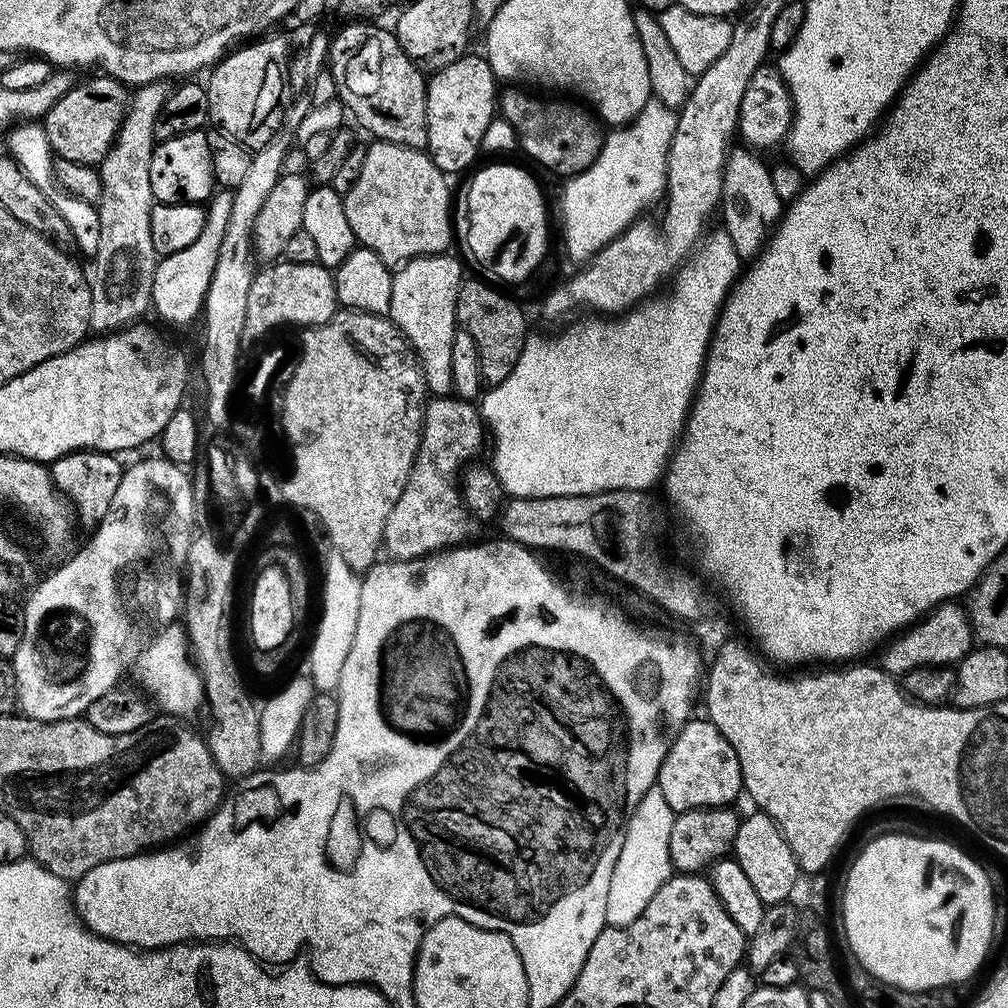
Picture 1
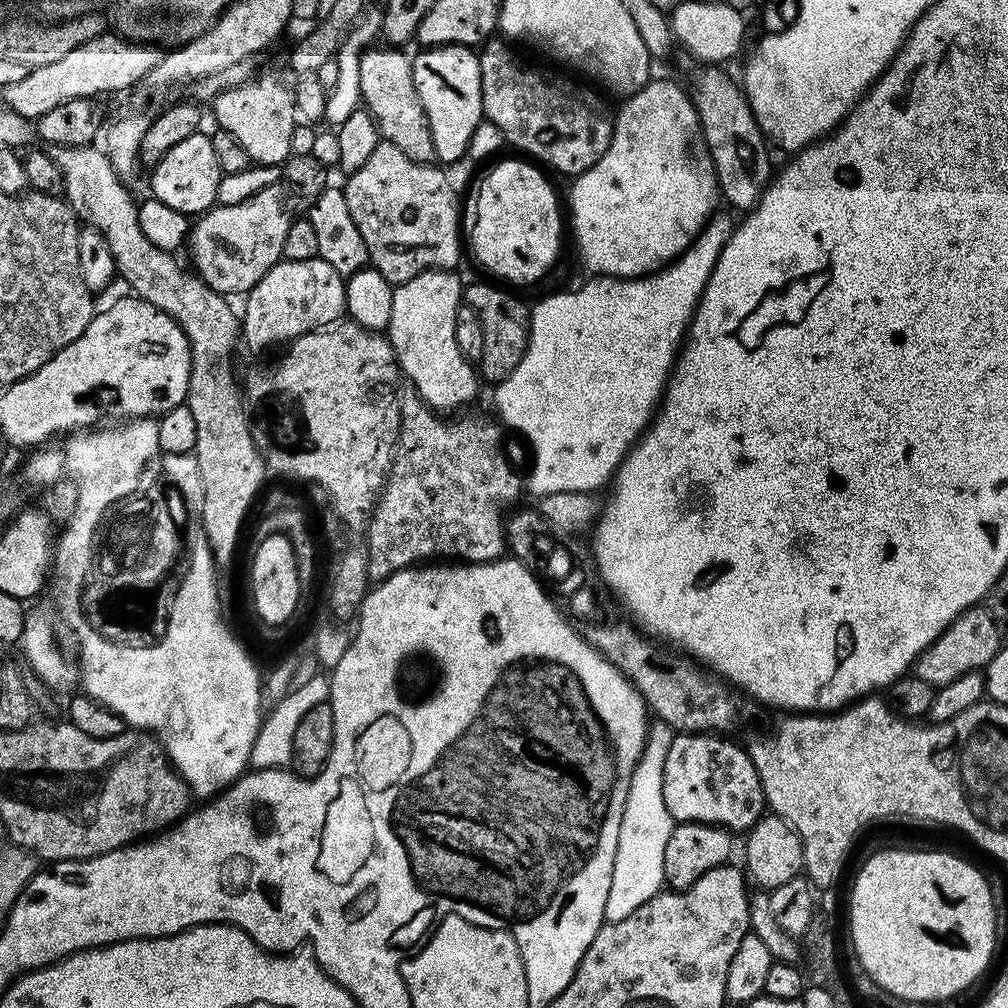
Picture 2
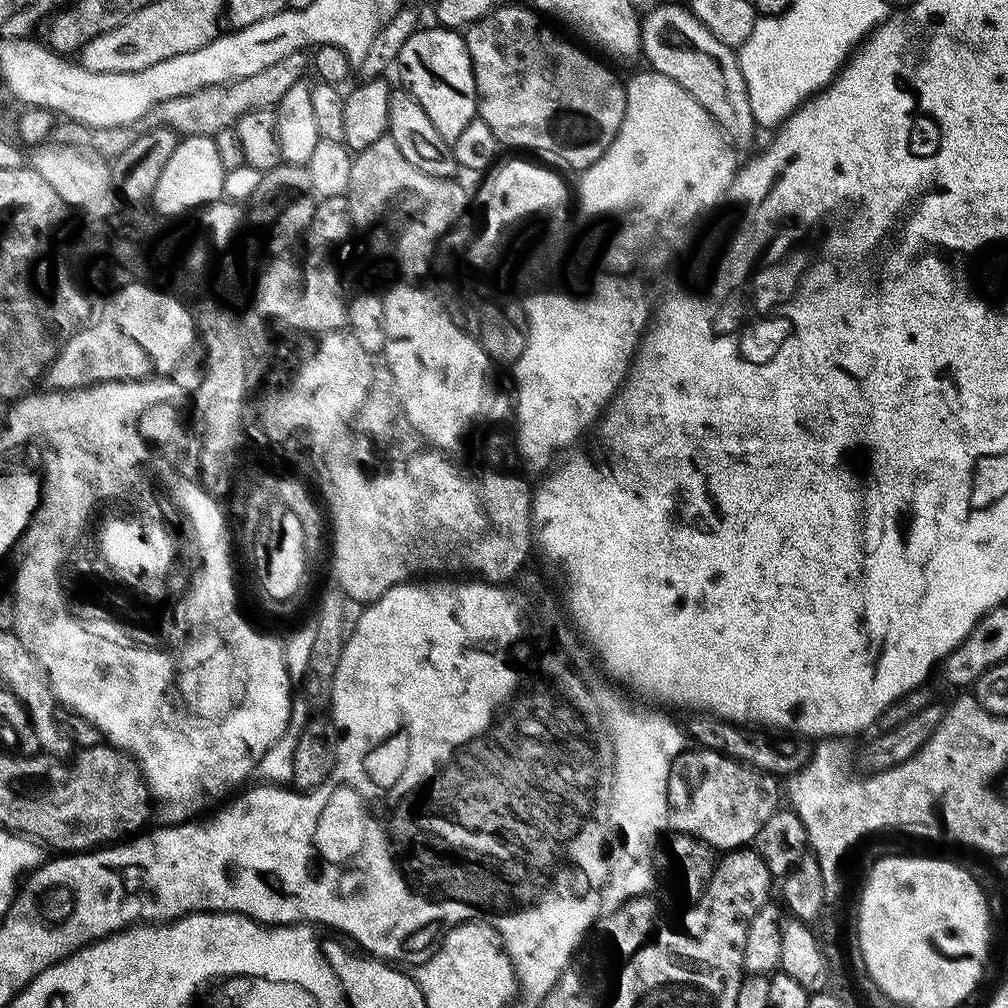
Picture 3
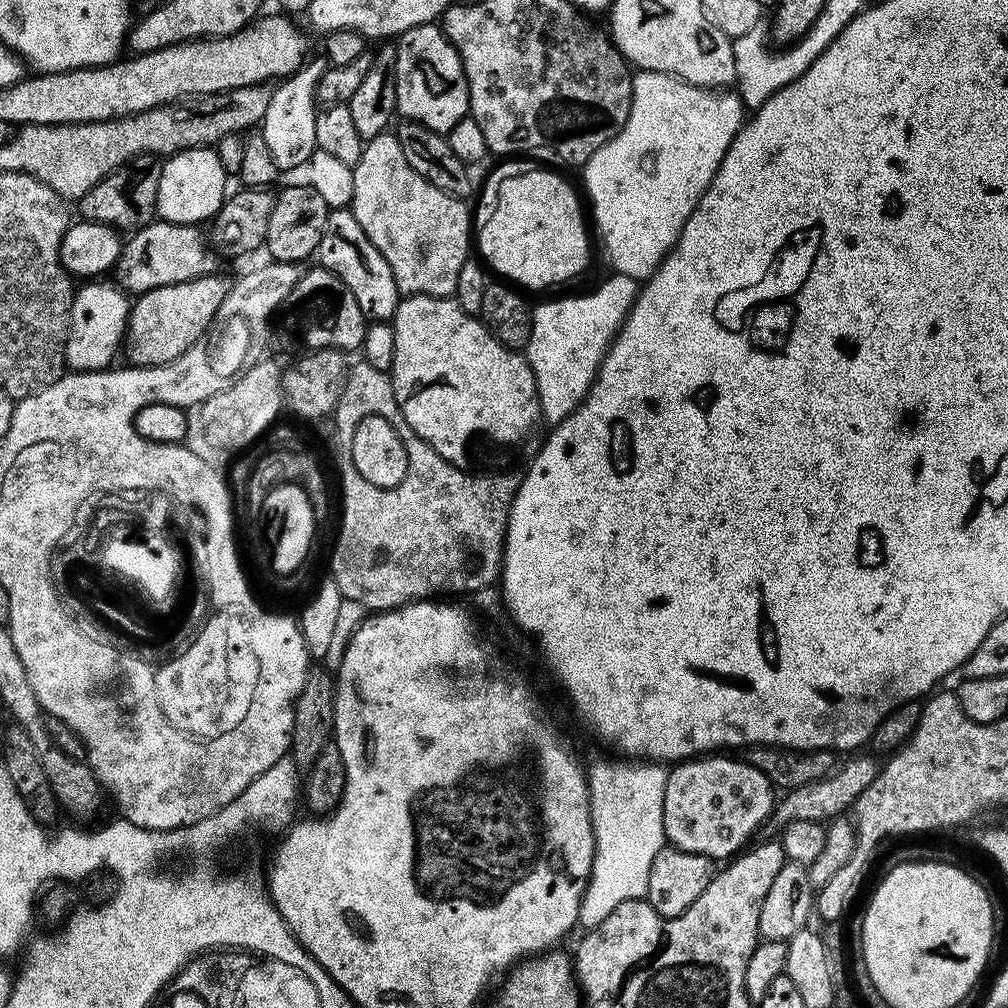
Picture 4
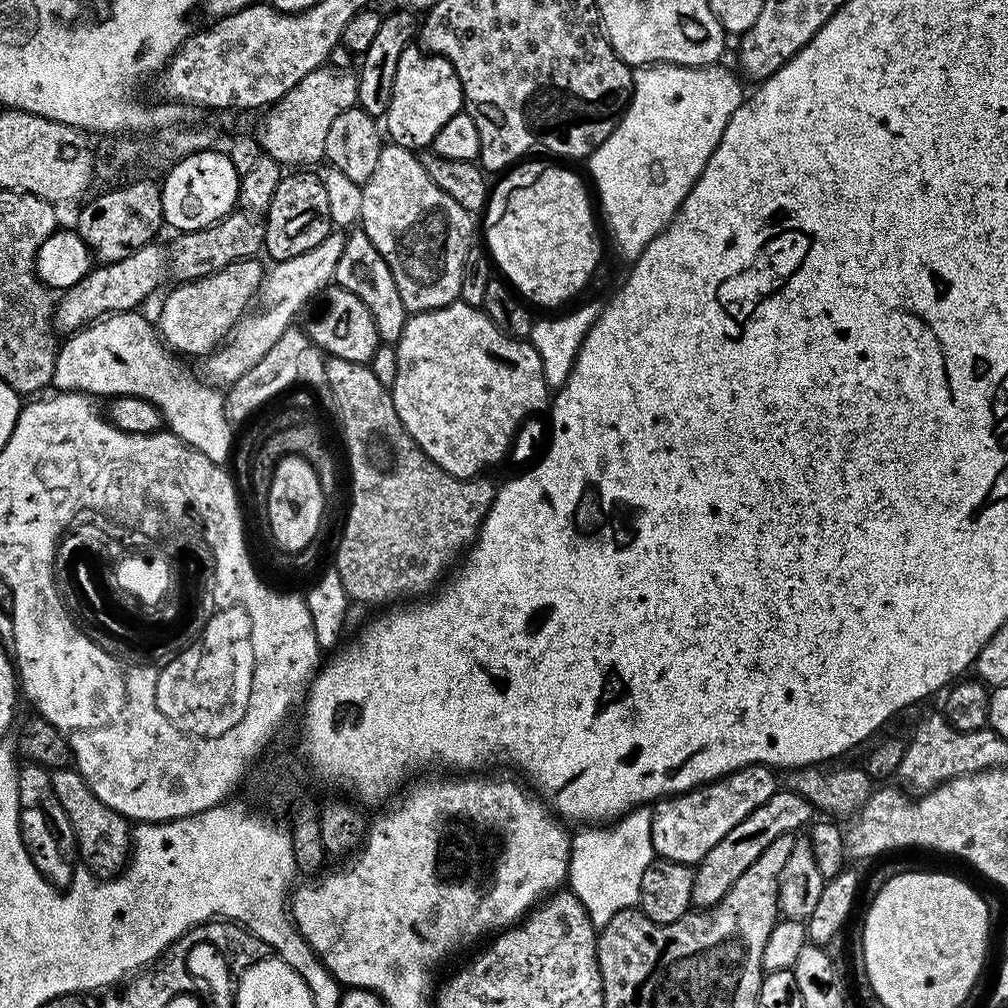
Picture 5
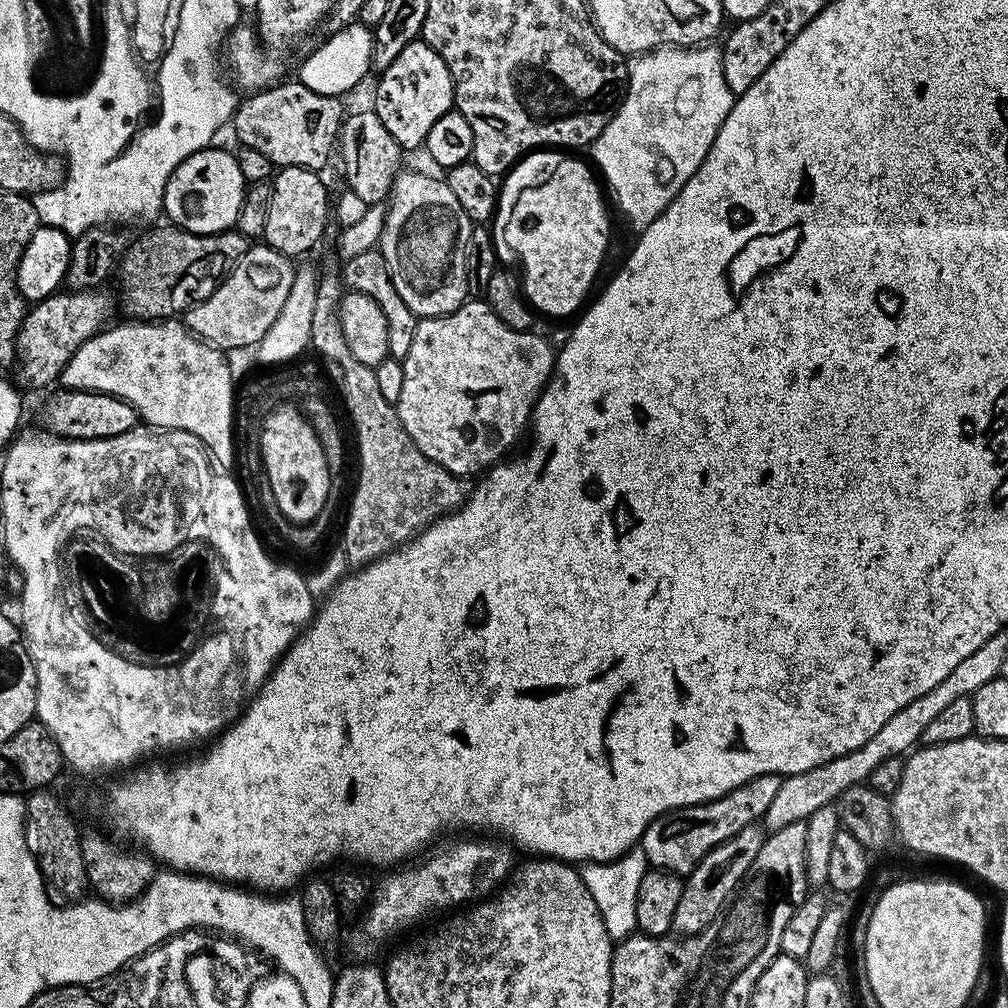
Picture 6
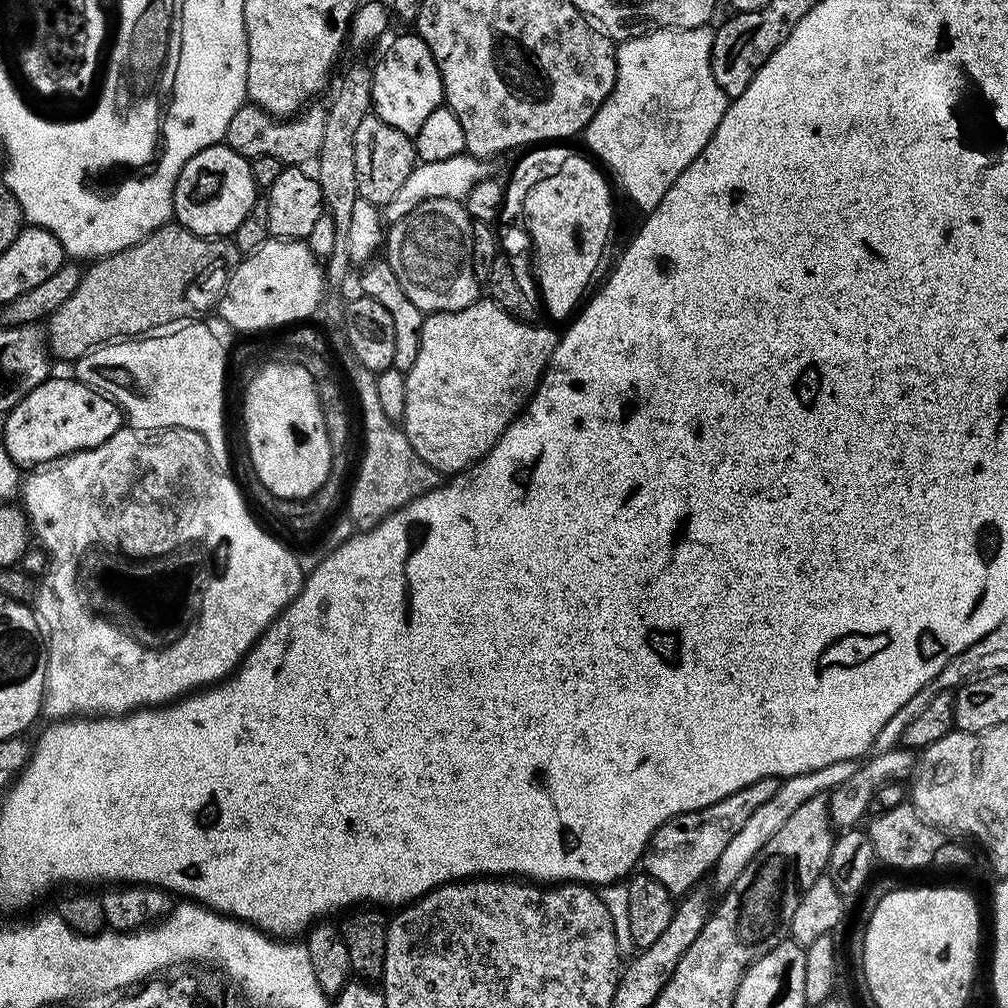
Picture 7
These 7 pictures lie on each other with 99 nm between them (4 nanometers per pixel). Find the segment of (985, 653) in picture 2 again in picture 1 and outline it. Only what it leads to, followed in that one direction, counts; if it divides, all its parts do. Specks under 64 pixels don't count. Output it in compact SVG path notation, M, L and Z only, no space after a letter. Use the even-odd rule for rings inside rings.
M948 601L921 617L904 632L893 637L882 649L879 667L893 678L902 678L910 670L919 666L951 667L964 659L974 646L972 628L969 626L965 609L957 603Z

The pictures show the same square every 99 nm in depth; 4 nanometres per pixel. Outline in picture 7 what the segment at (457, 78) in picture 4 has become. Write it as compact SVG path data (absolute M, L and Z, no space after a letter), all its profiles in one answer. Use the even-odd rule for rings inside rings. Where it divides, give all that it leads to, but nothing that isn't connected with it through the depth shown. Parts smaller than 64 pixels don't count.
M415 34L398 37L372 68L371 111L386 126L394 126L394 130L402 130L402 134L415 138L418 130L422 130L422 122L443 104L442 78L430 46Z

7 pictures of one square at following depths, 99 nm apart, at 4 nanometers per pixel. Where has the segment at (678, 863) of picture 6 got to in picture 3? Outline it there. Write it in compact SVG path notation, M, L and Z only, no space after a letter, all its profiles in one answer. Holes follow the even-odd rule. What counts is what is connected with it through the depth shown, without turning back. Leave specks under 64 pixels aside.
M709 748L685 750L670 766L668 823L677 833L697 836L717 850L743 849L760 835L762 826L781 807L782 788L777 777L712 752Z

